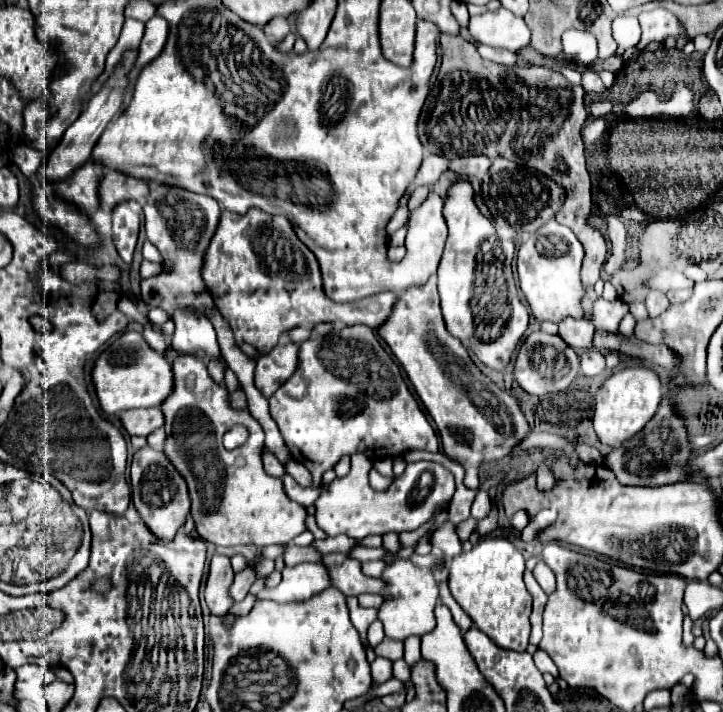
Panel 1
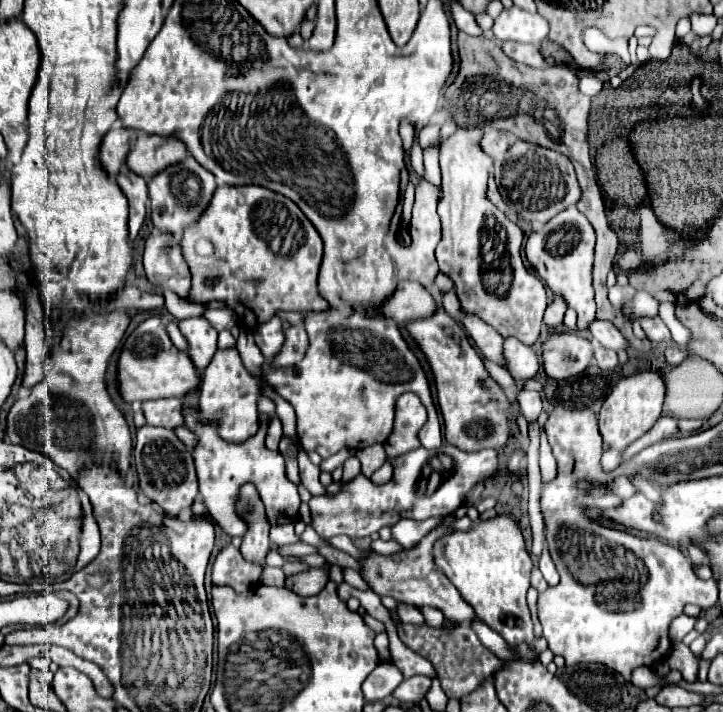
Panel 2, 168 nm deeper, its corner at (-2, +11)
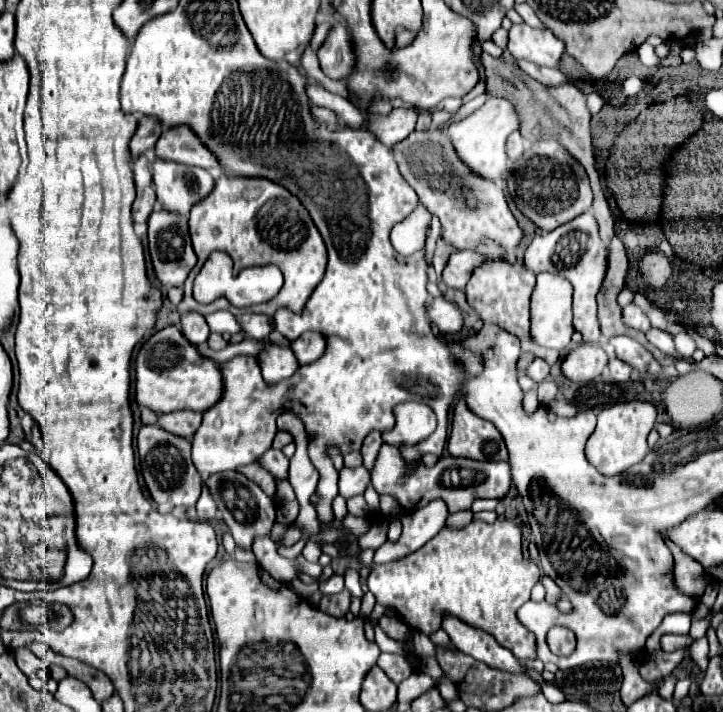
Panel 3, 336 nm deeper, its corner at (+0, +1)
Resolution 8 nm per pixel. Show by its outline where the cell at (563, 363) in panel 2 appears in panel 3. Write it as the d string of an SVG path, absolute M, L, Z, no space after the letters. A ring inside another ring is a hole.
M579 344L563 360L563 374L575 382L597 378L607 366L607 354L599 344Z

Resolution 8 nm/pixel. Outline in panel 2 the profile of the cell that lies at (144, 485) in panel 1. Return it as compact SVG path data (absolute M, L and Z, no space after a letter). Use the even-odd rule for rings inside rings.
M155 426L139 428L133 456L139 474L139 488L147 498L157 502L165 514L177 516L181 508L193 504L197 496L197 476L195 476L191 450L185 448L185 444L171 430L155 428Z

